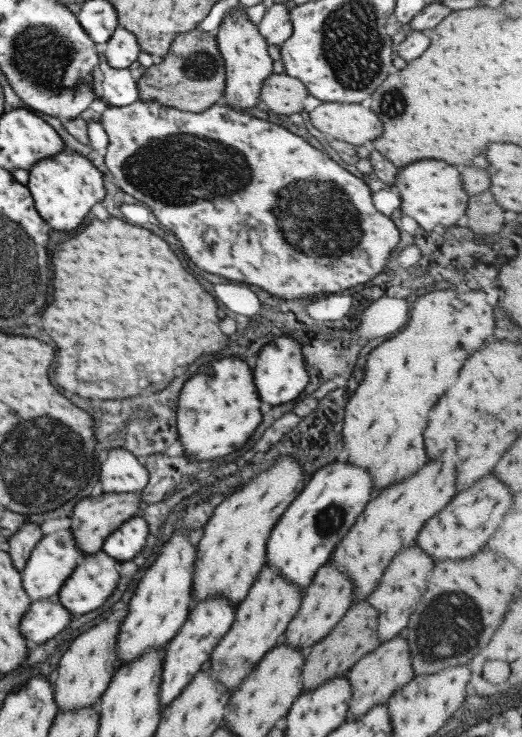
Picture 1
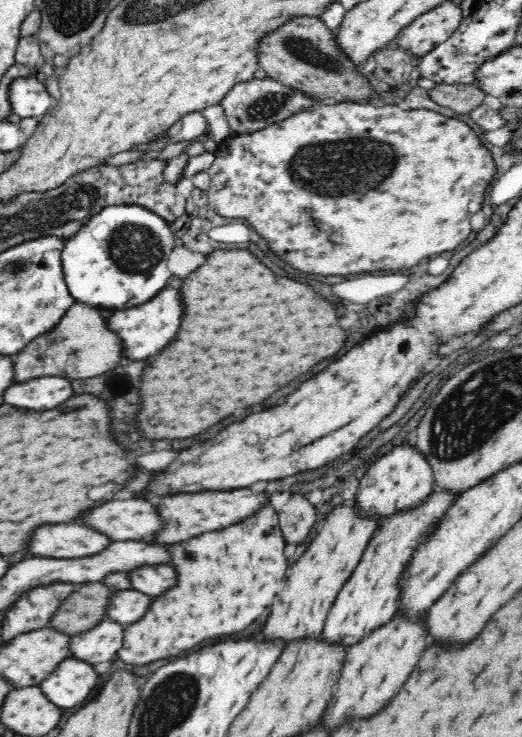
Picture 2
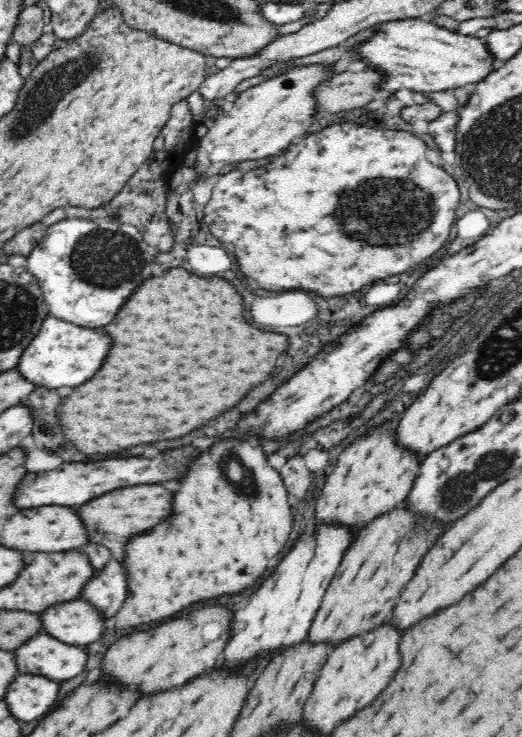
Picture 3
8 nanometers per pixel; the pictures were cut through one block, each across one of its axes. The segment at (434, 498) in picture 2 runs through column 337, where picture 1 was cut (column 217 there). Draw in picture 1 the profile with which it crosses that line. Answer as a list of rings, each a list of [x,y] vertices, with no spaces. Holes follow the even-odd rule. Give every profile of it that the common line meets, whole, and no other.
[[[226,596],[206,598],[202,602],[192,604],[186,622],[174,635],[164,649],[164,664],[162,665],[162,682],[160,683],[160,704],[170,706],[174,698],[190,684],[194,674],[209,663],[212,652],[219,640],[231,629],[236,616],[236,607],[226,600]]]

